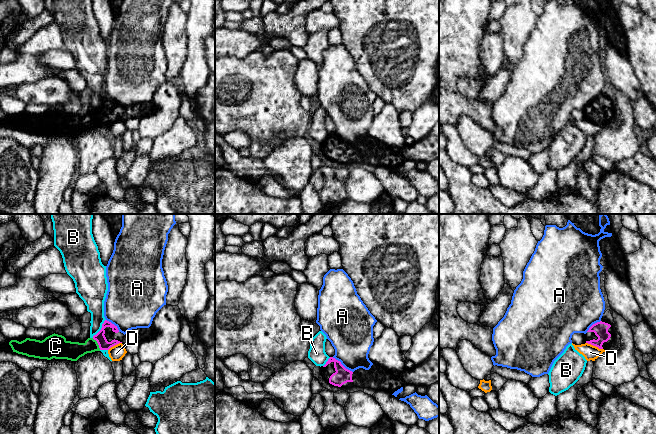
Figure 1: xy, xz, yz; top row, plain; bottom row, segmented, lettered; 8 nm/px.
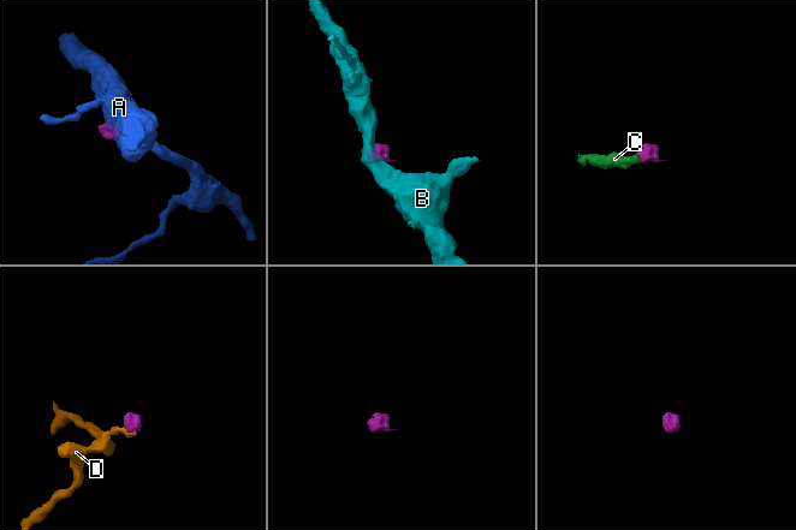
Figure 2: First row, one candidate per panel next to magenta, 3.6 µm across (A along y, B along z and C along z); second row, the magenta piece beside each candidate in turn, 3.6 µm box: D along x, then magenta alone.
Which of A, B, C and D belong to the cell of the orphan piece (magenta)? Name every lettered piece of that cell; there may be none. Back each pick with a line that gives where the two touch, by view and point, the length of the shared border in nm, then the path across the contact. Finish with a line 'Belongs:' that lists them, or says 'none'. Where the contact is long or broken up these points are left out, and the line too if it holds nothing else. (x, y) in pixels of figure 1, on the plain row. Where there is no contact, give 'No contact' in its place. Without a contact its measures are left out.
C: Touches magenta at xy (97, 118). Shared border 120 nm. Path across: xy (103, 120), (97, 118), (85, 124), (68, 126)
Belongs: C

